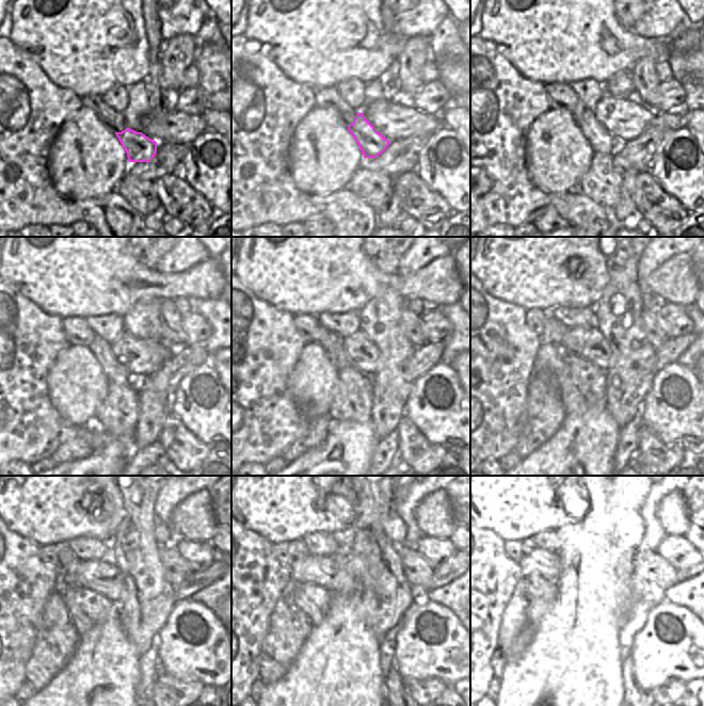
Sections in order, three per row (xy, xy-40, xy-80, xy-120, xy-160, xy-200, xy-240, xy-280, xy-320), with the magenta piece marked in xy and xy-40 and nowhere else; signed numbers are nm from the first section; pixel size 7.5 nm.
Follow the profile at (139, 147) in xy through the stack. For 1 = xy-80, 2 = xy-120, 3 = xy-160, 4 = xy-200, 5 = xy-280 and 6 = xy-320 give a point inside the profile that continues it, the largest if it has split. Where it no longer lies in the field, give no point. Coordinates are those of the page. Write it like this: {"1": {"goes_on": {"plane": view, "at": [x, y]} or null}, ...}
{"1": {"goes_on": {"plane": "xy-80", "at": [602, 141]}}, "2": {"goes_on": {"plane": "xy-120", "at": [114, 371]}}, "3": {"goes_on": {"plane": "xy-160", "at": [332, 342]}}, "4": {"goes_on": {"plane": "xy-200", "at": [555, 332]}}, "5": {"goes_on": {"plane": "xy-280", "at": [298, 548]}}, "6": {"goes_on": {"plane": "xy-320", "at": [528, 545]}}}

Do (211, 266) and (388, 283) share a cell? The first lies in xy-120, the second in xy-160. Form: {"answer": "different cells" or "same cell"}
{"answer": "same cell"}

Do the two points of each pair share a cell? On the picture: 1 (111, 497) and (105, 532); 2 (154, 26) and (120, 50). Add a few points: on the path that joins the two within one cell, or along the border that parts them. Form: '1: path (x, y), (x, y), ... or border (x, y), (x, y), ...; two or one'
1: path (110, 506), (110, 518), (107, 524); one
2: border (141, 11), (147, 37), (148, 55); two

